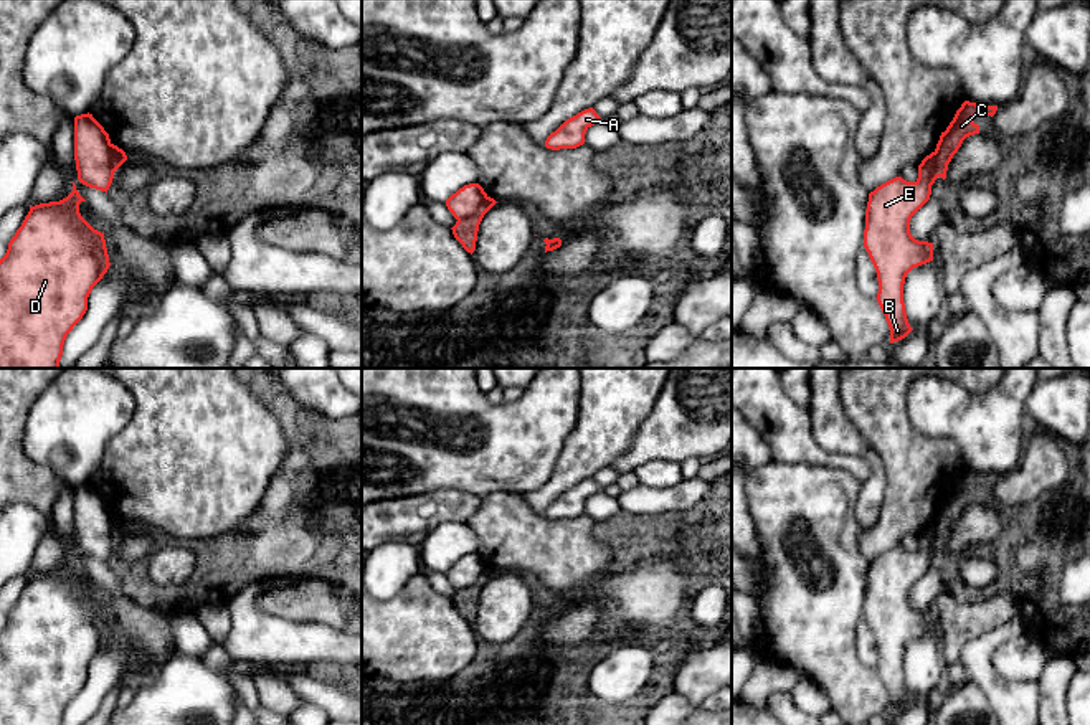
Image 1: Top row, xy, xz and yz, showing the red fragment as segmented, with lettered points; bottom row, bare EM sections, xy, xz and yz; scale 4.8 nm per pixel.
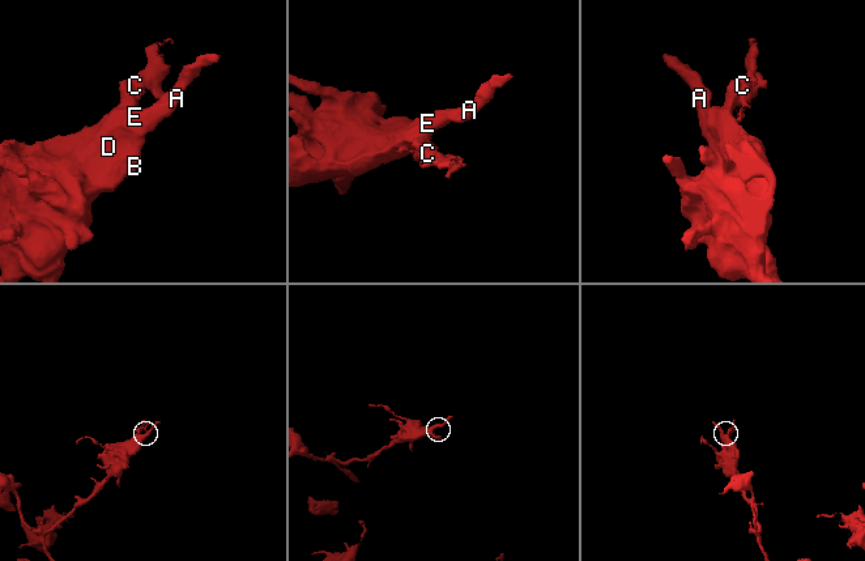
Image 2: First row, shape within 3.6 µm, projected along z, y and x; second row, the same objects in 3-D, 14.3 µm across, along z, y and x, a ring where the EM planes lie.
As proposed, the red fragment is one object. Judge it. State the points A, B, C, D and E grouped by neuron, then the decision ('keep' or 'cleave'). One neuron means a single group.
A B D E / C; cleave

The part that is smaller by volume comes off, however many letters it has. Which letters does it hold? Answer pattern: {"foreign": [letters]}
{"foreign": ["C"]}

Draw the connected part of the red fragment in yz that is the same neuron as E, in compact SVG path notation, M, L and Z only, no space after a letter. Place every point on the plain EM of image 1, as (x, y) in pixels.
M931 522L918 535L915 552L895 547L869 563L864 618L877 642L875 669L889 694L890 713L913 700L903 672L907 644L933 631L933 613L915 609L910 603L910 590L930 570L936 548L935 522Z

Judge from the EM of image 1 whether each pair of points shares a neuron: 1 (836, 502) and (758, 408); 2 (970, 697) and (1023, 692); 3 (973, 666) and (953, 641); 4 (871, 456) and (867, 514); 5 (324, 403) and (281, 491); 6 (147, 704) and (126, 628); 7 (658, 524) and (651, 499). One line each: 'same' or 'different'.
1: different
2: different
3: different
4: same
5: different
6: different
7: different

